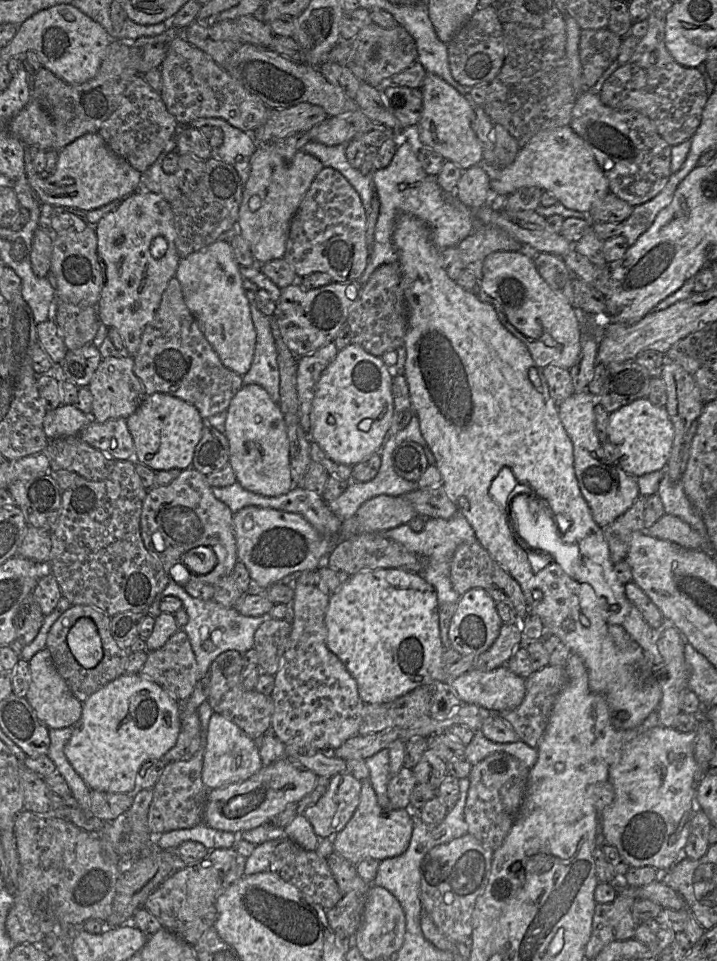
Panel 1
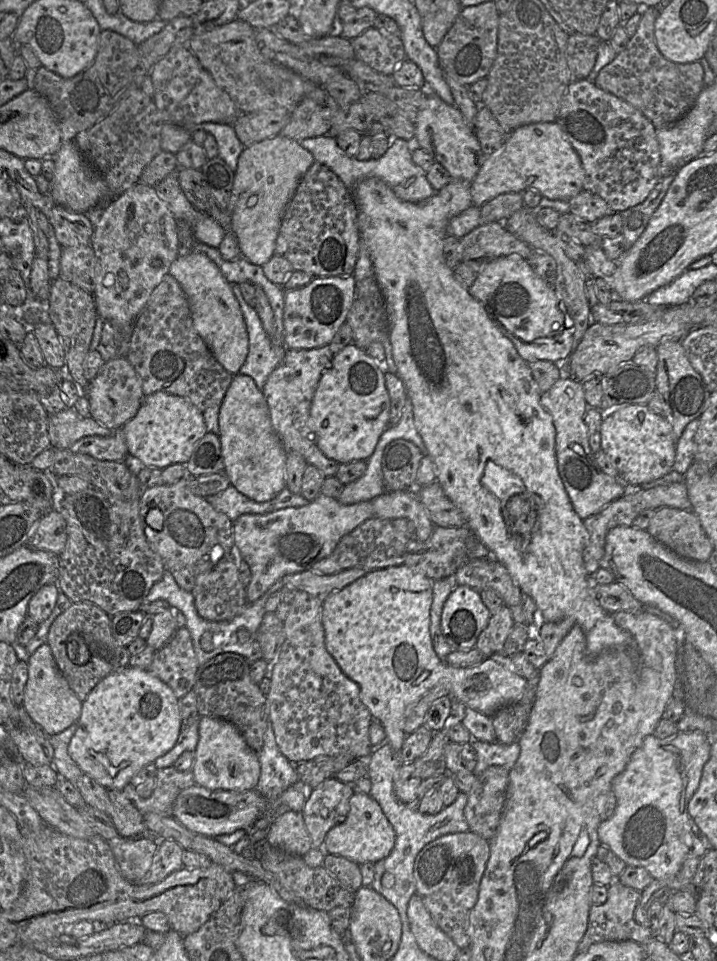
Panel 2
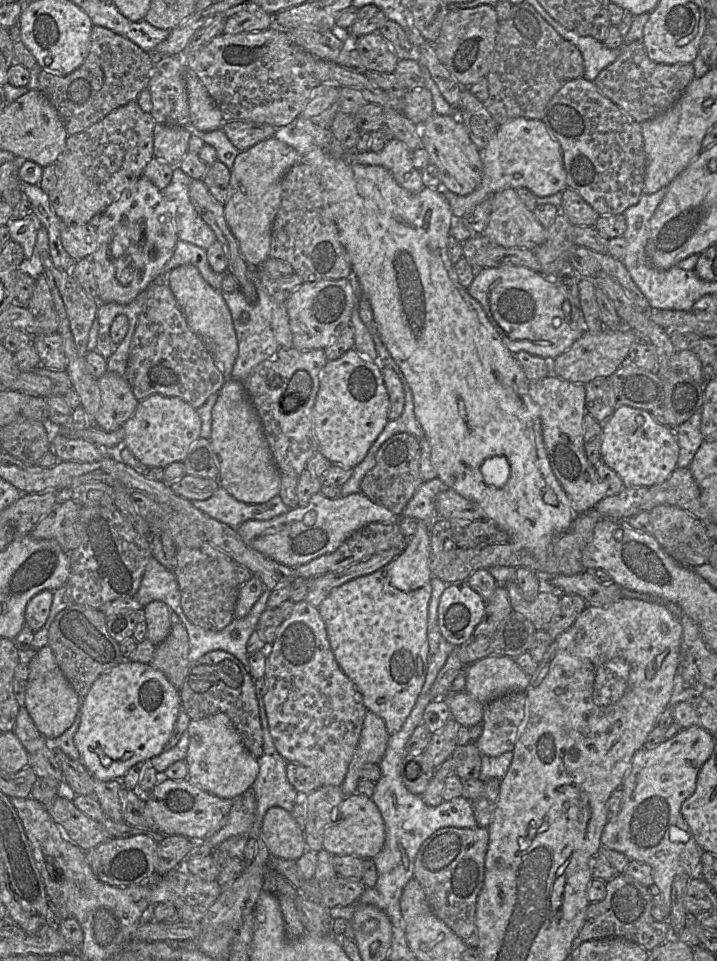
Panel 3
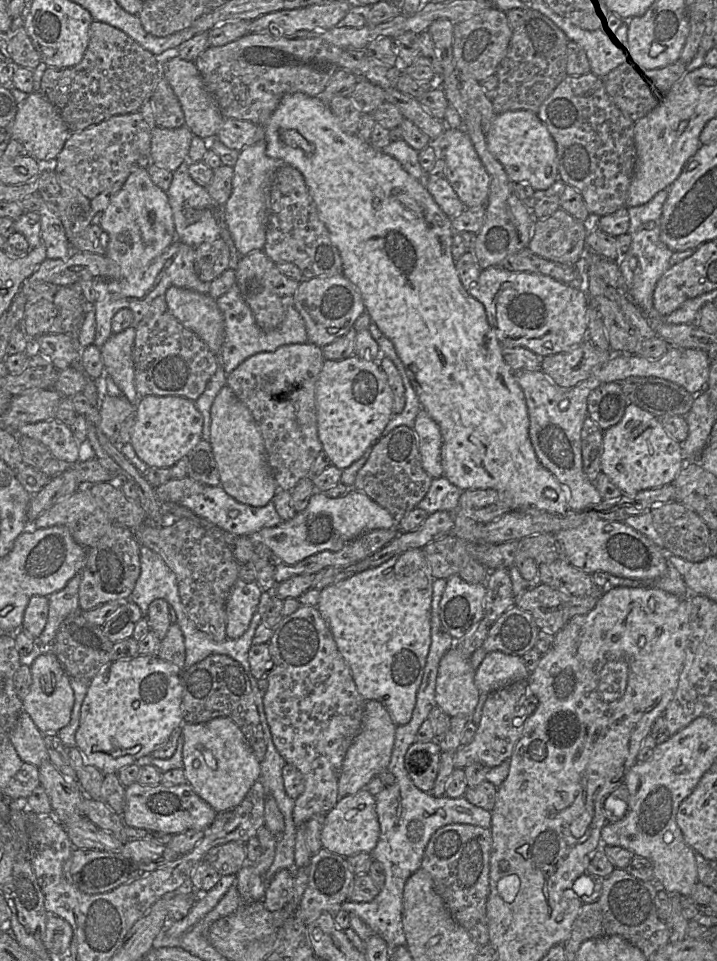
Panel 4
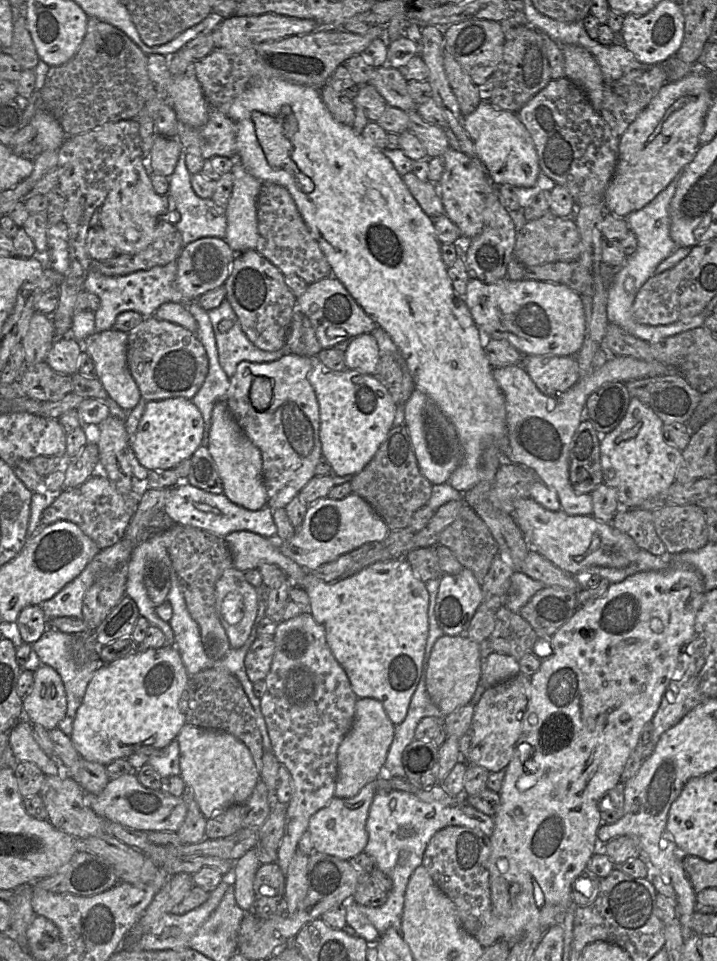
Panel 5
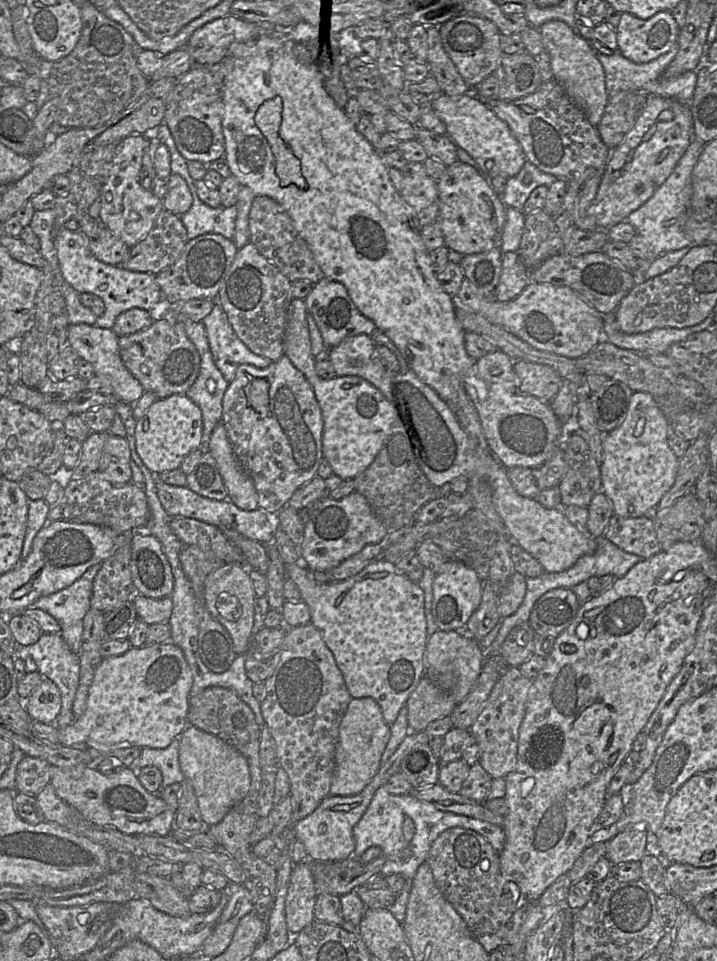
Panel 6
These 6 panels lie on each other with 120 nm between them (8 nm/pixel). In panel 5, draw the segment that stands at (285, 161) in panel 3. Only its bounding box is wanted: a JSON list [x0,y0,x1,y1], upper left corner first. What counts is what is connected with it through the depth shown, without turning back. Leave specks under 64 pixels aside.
[225,162,263,253]

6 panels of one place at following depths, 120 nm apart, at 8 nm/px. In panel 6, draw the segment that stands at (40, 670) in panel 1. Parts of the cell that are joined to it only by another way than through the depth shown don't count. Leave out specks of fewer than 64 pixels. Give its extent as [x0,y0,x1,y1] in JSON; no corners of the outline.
[26,678,61,724]

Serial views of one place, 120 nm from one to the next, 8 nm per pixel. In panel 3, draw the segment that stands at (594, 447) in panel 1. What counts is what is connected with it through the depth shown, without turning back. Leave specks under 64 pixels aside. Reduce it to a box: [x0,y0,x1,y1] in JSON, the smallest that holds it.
[529,374,608,516]

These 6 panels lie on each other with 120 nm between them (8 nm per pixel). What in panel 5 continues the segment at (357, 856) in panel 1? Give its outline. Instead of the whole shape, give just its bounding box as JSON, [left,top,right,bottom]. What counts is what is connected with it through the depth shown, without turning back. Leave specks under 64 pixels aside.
[308,781,377,860]

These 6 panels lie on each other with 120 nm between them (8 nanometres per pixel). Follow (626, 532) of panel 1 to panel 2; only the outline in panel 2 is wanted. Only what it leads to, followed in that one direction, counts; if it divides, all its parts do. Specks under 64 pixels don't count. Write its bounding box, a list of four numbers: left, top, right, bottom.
[583,482,691,576]

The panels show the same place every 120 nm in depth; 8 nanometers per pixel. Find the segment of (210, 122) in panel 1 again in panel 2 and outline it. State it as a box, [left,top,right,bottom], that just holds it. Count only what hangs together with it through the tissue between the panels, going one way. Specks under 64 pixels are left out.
[182,123,245,171]

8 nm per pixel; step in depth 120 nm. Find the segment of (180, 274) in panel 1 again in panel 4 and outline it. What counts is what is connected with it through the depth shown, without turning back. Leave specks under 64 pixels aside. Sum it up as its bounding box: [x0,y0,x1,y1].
[165,286,224,354]

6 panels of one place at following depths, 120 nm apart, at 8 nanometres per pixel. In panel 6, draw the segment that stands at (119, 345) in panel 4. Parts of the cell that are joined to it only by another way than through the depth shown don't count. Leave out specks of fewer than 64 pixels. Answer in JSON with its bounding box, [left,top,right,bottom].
[68,324,145,404]

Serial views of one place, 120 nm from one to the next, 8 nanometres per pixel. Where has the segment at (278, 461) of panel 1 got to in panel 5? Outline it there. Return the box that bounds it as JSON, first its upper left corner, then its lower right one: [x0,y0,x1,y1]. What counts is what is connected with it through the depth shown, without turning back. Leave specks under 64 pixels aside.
[208,400,267,511]

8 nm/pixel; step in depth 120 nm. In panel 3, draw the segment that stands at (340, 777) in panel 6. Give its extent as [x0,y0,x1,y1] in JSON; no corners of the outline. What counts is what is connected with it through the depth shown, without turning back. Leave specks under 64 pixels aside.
[340,710,389,796]

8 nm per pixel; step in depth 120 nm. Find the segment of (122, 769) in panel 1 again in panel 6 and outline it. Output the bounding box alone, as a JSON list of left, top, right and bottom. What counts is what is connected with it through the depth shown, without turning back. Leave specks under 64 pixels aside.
[59,641,192,749]

